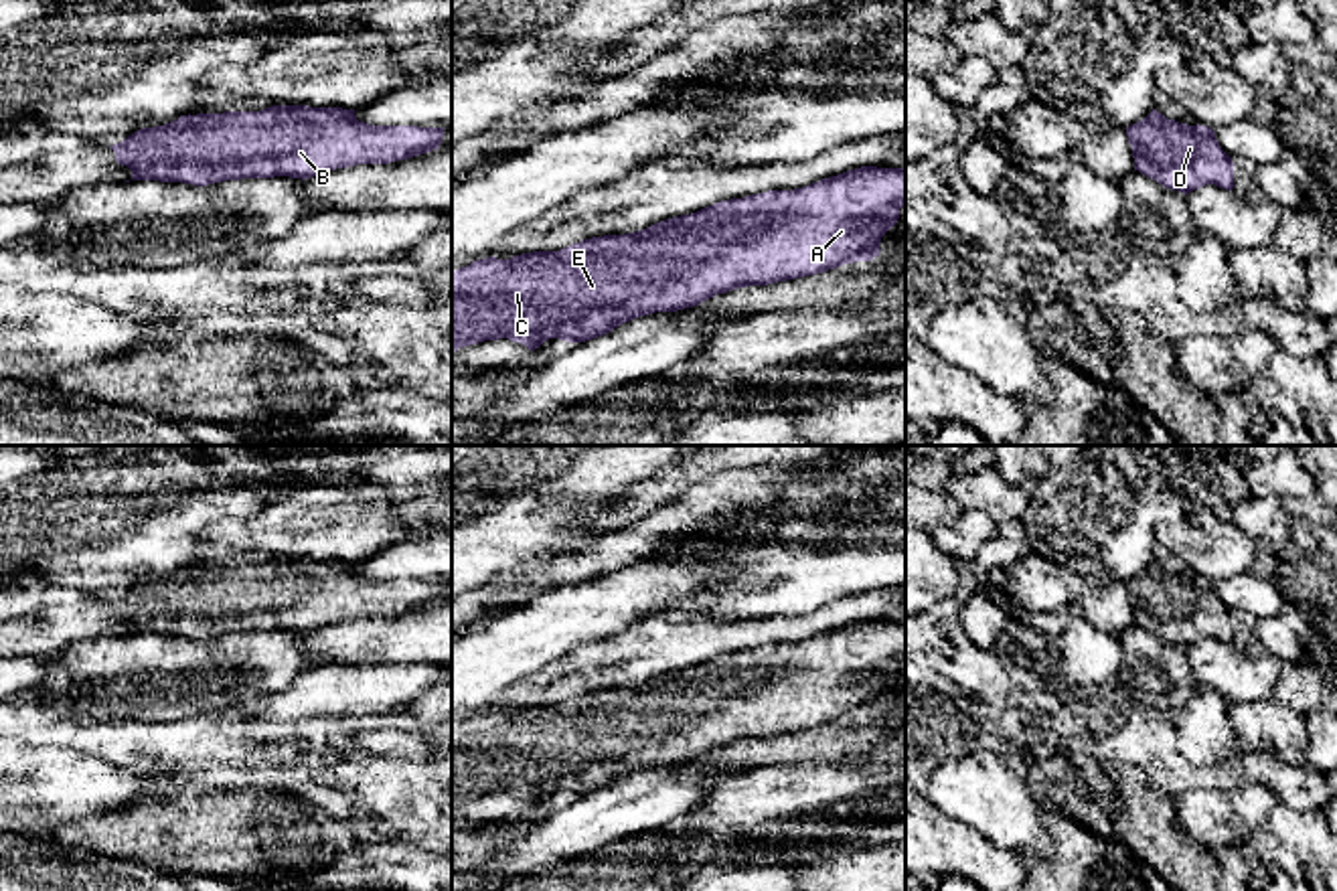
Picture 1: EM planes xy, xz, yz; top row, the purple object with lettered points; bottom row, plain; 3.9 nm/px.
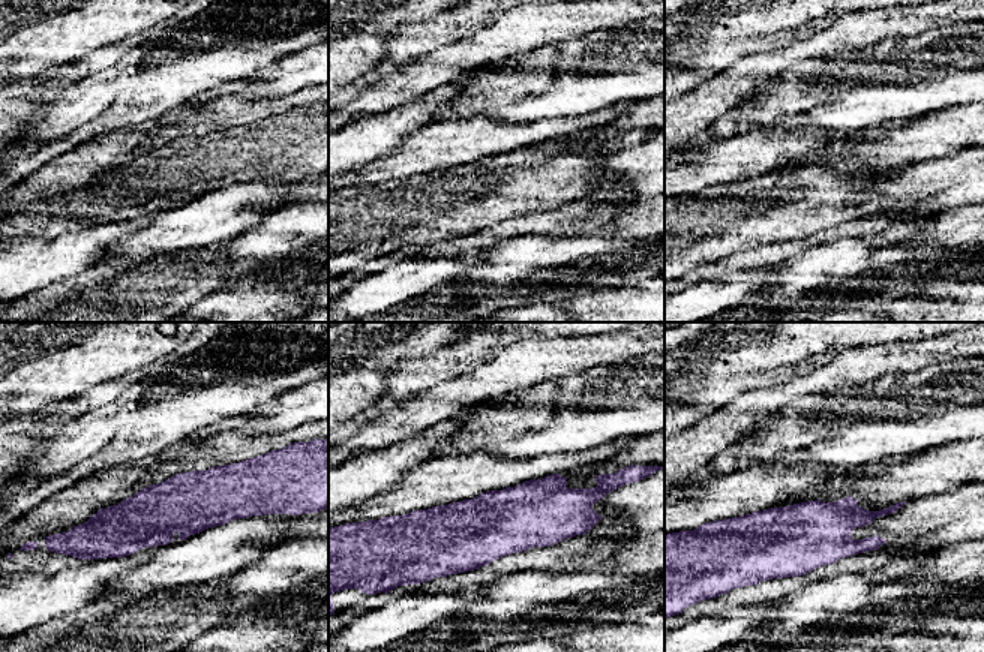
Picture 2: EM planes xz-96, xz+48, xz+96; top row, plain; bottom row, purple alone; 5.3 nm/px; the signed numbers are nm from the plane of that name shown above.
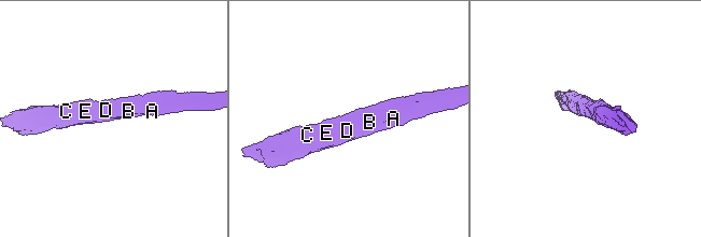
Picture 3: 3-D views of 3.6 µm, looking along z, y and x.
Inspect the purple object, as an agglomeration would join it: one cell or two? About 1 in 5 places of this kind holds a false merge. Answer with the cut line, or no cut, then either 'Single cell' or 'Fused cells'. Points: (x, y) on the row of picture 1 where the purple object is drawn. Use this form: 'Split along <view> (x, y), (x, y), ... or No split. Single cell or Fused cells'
No split. Single cell

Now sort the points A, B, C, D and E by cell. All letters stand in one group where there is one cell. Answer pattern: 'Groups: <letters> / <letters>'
Groups: A B C D E

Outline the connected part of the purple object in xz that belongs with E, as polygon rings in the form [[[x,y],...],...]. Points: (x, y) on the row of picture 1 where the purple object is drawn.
[[[861,166],[794,190],[721,200],[636,233],[592,237],[559,251],[533,251],[510,259],[490,255],[452,271],[452,354],[462,346],[498,338],[521,342],[529,350],[549,338],[585,342],[634,318],[693,308],[737,288],[768,286],[845,263],[871,261],[879,255],[881,237],[897,223],[903,205],[903,168]]]

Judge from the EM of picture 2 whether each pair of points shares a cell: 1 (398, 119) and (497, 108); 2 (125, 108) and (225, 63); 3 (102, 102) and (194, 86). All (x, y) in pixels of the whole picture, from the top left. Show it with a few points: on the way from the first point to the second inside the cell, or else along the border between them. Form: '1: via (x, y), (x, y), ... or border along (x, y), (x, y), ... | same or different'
1: border along (444, 87), (453, 96), (449, 113) | different
2: via (150, 83), (180, 63), (200, 63) | same
3: via (125, 95), (141, 86), (171, 86) | same

